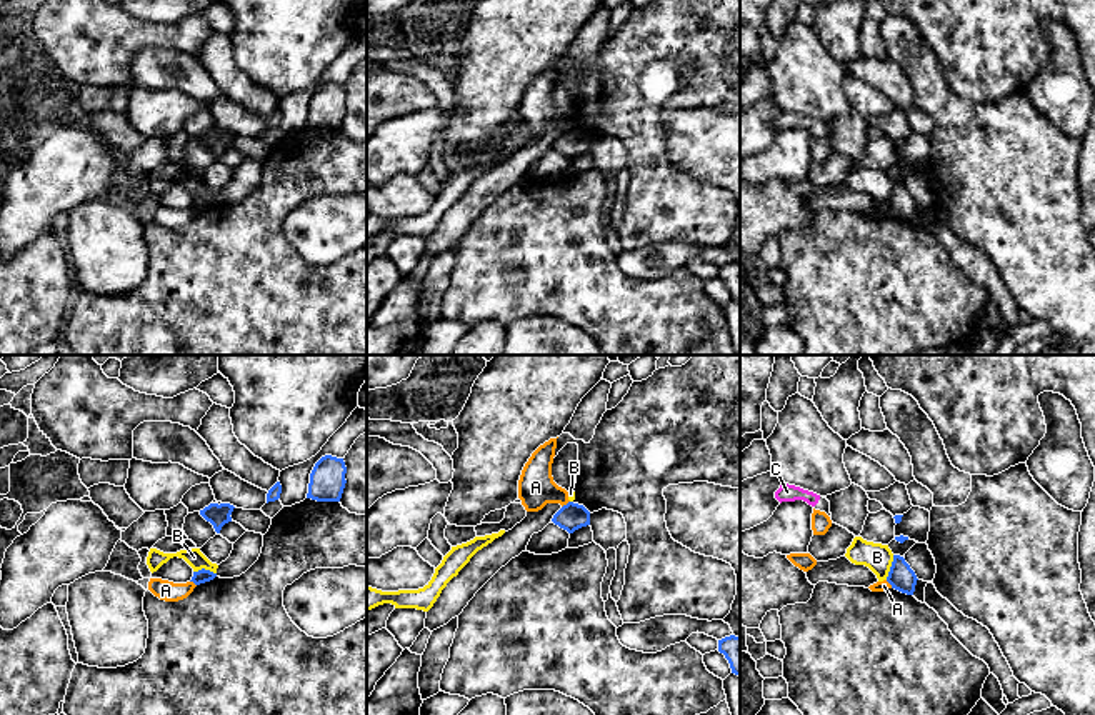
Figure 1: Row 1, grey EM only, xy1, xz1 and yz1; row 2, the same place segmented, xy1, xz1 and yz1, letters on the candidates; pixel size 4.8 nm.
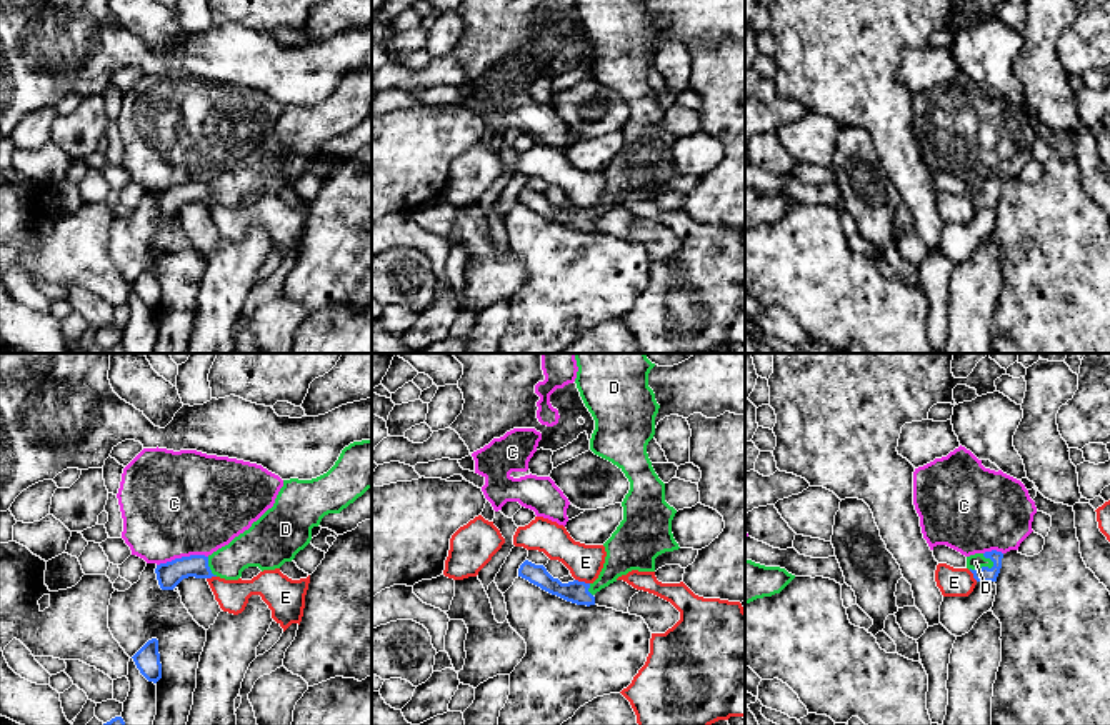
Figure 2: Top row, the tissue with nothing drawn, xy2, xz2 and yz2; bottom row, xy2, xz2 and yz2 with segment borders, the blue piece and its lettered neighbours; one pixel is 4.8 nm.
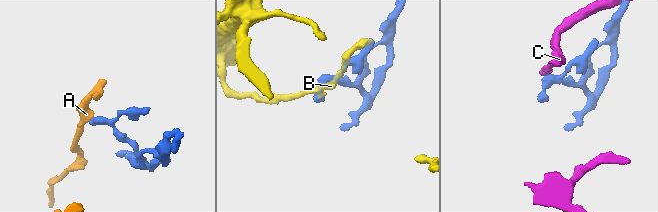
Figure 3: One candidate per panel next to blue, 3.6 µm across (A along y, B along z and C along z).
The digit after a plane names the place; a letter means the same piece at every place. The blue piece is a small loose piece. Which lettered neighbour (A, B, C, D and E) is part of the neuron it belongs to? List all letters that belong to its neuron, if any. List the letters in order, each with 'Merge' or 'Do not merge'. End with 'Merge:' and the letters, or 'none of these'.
A: Do not merge
B: Do not merge
C: Do not merge
D: Merge
E: Do not merge
Merge: D

